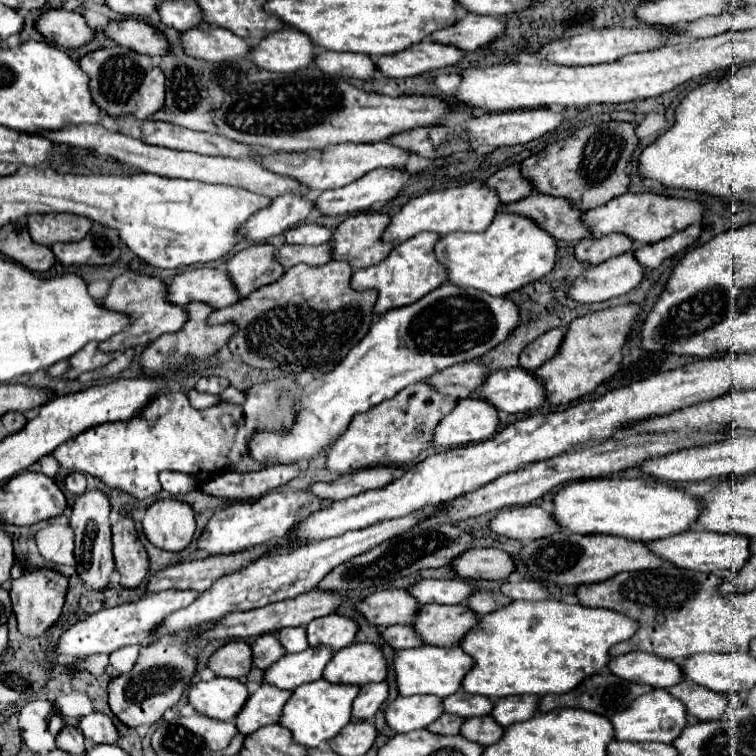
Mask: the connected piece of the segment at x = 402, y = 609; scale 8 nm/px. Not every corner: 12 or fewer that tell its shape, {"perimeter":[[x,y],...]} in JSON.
{"perimeter":[[378,590],[354,608],[372,626],[410,624],[418,602],[408,590]]}

